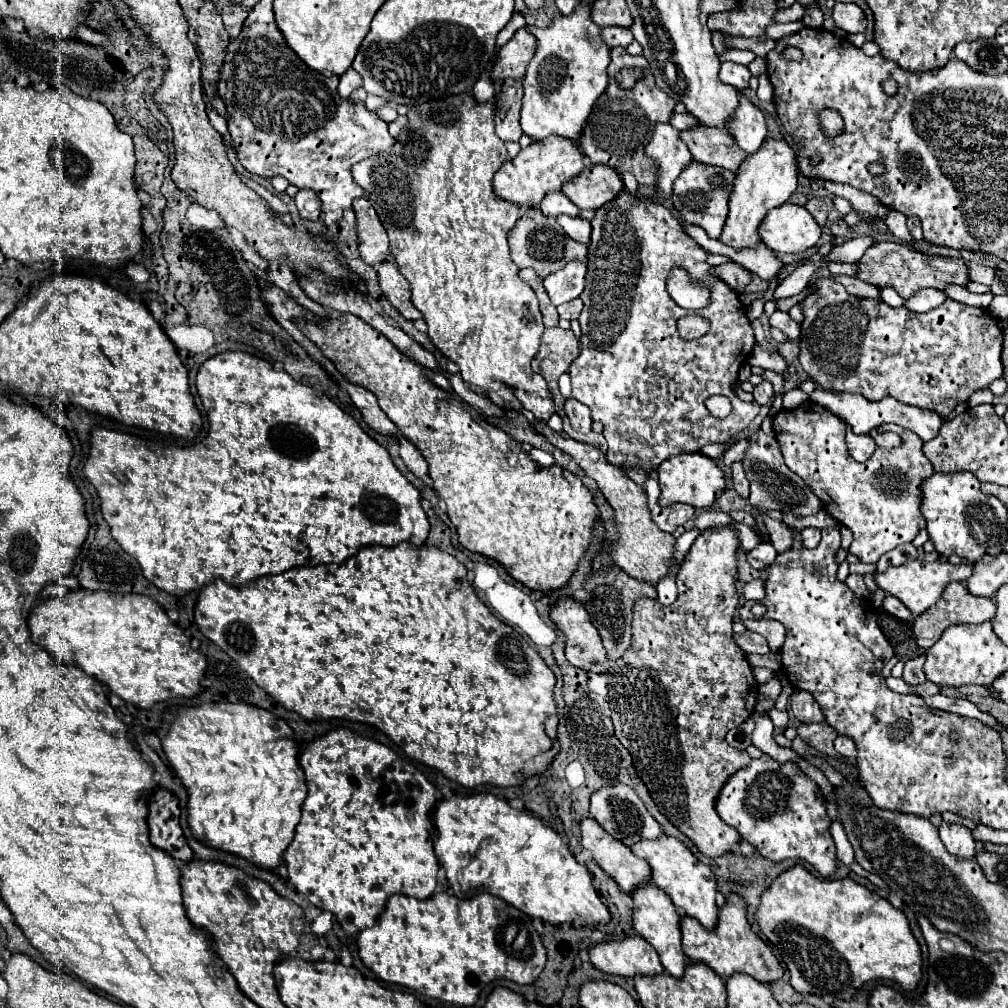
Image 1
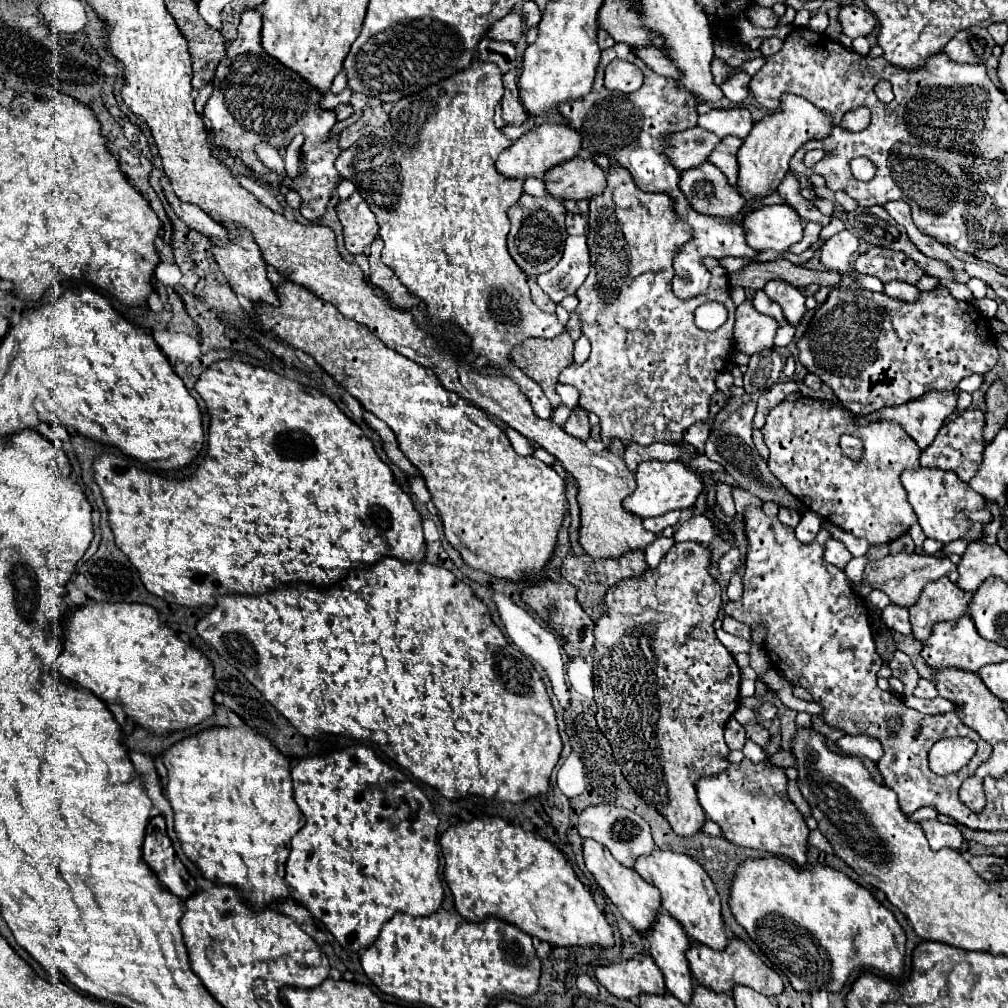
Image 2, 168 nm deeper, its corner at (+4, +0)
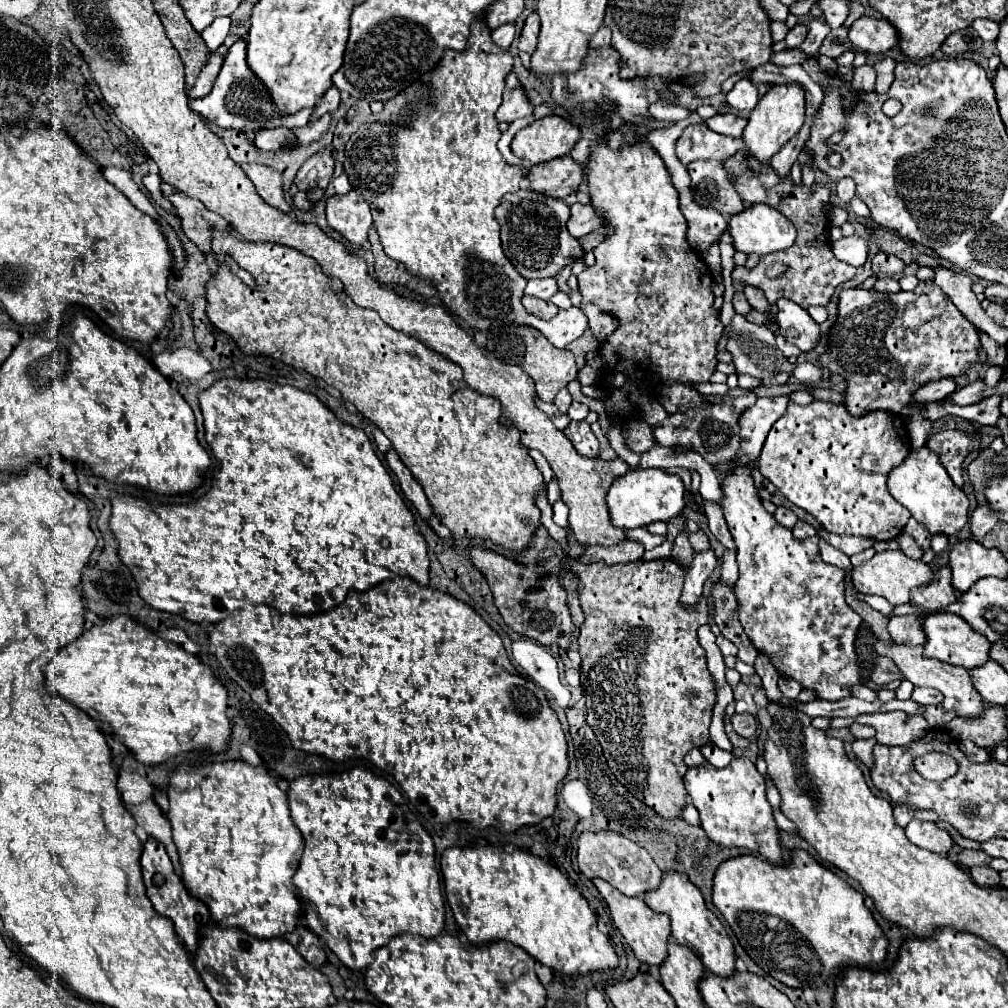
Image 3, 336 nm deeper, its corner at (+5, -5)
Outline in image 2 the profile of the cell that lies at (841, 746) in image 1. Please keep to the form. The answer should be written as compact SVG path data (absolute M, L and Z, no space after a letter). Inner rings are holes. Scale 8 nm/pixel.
M866 735L857 736L842 736L836 746L840 746L840 750L844 754L850 754L850 756L860 756L860 758L870 758L874 762L878 762L883 756L883 749L876 738L870 738Z

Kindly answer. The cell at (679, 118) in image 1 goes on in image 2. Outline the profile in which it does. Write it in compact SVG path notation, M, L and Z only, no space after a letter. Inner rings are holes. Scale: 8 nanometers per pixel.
M732 108L732 110L710 110L708 114L698 116L698 126L714 132L718 138L736 136L744 140L754 126L752 114L746 108Z

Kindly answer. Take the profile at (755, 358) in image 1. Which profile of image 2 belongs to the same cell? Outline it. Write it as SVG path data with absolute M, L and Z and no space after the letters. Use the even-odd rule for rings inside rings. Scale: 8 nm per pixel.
M744 302L736 308L736 324L734 324L736 348L746 356L772 350L776 328L778 324L768 316L760 314L750 302Z

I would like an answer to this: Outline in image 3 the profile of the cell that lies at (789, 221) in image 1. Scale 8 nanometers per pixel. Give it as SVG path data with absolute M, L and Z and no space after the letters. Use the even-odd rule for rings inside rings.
M751 205L743 213L733 215L727 221L733 247L741 253L767 255L783 251L795 241L795 227L791 221L769 205Z

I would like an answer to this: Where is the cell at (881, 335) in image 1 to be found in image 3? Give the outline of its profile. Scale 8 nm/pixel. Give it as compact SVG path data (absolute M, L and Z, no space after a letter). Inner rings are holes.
M919 281L919 285L909 293L843 289L839 299L839 317L831 327L829 349L821 357L821 365L831 373L839 373L847 379L845 407L851 415L863 415L877 409L899 413L923 383L941 377L957 377L975 365L979 347L981 343L977 329L961 315L961 311L933 281Z

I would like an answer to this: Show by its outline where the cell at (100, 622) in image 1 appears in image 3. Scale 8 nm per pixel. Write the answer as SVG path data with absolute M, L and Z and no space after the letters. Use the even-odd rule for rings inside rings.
M125 615L111 617L105 625L95 625L77 641L65 645L47 665L45 679L51 693L59 693L95 721L107 723L143 765L155 767L189 751L223 753L229 749L231 723L225 715L227 691L221 681L195 655L185 653L181 645L157 637L153 631Z

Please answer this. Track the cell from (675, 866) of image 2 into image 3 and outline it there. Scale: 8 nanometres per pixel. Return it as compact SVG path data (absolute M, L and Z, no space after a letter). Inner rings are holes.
M665 873L661 885L655 891L649 891L643 901L651 911L665 913L671 919L671 931L675 941L687 949L693 949L707 971L717 977L731 977L735 973L733 943L721 921L705 907L701 891L689 881L689 877L681 873Z

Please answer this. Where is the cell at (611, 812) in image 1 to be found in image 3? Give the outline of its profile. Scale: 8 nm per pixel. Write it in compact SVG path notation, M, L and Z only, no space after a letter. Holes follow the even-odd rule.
M607 831L583 833L579 837L577 865L587 879L595 879L595 877L605 879L627 897L643 897L651 889L657 889L663 877L663 871L655 865L655 861L649 857L645 849L641 849L639 845L635 845L633 841L629 841L619 833L607 833Z

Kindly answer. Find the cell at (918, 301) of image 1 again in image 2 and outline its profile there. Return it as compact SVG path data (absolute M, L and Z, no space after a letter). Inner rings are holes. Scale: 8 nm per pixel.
M894 280L894 282L888 282L884 284L884 292L892 298L898 298L898 300L908 300L908 302L916 302L916 298L920 298L920 290L912 284L906 284L906 282L900 282L900 280Z

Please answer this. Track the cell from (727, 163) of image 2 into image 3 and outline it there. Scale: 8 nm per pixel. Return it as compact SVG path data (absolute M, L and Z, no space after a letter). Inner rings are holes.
M739 151L733 157L729 157L725 161L725 169L729 173L735 175L735 189L741 195L743 201L747 203L767 203L775 209L779 209L797 229L797 239L795 245L791 245L785 251L773 253L773 259L779 259L787 265L787 273L779 279L767 279L765 277L765 267L759 263L753 271L741 271L741 267L737 267L733 271L733 279L745 285L753 285L759 287L769 303L777 303L781 297L787 297L791 301L795 301L797 305L801 305L803 309L811 307L811 305L827 305L833 297L835 287L843 285L845 281L853 279L857 275L857 269L839 261L833 253L831 253L831 241L829 241L829 213L823 209L825 203L829 203L831 197L831 189L829 185L821 185L821 183L813 183L811 187L803 185L803 183L795 183L791 179L791 175L787 177L779 177L772 167L763 167L760 173L755 174L751 169L747 169L747 151Z

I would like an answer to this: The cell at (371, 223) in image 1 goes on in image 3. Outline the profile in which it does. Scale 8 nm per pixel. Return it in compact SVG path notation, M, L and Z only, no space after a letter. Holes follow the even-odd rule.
M351 189L345 195L333 195L325 205L327 223L339 231L351 245L363 245L373 225L371 211L361 193Z

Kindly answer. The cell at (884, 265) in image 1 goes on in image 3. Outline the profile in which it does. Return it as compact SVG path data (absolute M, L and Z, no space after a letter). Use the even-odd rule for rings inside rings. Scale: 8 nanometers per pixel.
M879 251L871 263L873 263L873 273L877 277L893 277L895 275L895 279L899 279L903 273L903 261L899 261L899 257L887 255L883 251Z

